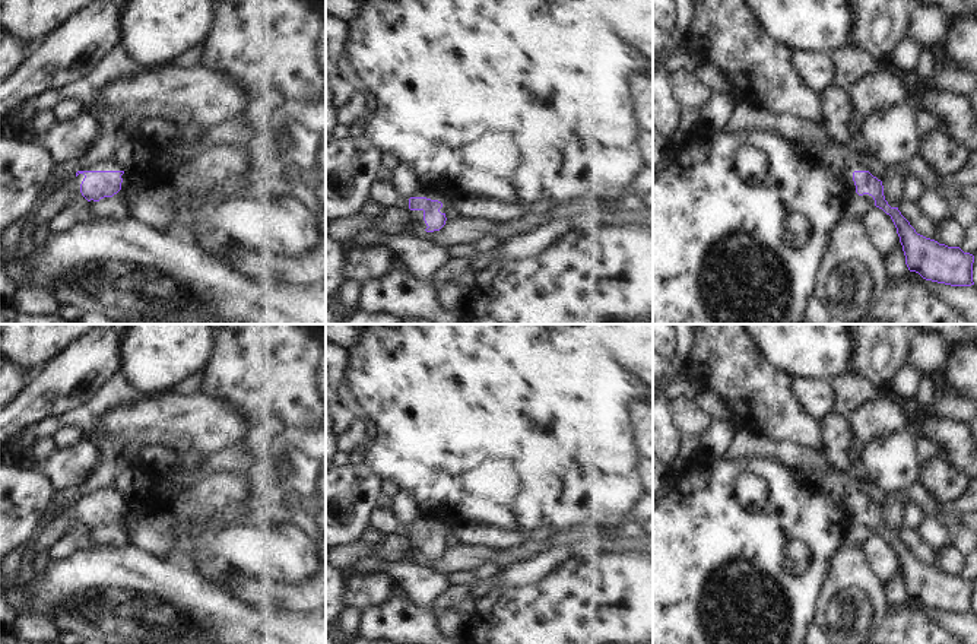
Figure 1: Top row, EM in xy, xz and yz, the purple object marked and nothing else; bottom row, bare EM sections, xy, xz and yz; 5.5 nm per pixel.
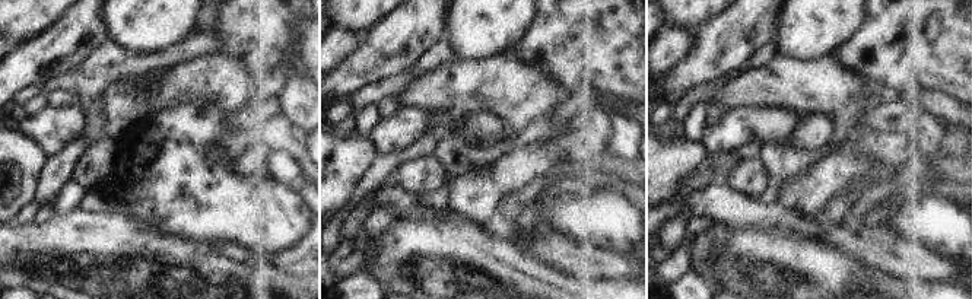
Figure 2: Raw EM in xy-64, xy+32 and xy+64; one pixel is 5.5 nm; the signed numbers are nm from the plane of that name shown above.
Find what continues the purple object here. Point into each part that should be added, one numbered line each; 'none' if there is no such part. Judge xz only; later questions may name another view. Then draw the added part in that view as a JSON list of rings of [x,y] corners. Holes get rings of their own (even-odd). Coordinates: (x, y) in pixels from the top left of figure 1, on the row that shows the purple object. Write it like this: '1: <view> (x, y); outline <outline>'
1: xz (419, 192); outline [[[418,187],[412,197],[426,197],[426,199],[431,199],[431,200],[438,200],[442,203],[442,207],[440,209],[441,213],[445,213],[445,210],[451,206],[451,202],[441,193],[438,191],[431,191],[428,188],[424,188],[424,187]]]

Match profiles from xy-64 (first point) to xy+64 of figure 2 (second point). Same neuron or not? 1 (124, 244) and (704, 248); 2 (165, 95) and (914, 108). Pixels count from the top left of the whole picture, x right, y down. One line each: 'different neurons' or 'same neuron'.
1: different neurons
2: different neurons

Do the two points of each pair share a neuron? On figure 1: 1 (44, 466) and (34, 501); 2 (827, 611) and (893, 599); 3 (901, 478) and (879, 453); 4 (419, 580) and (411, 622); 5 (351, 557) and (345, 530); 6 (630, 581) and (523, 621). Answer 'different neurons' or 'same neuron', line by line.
1: different neurons
2: different neurons
3: same neuron
4: different neurons
5: different neurons
6: same neuron

